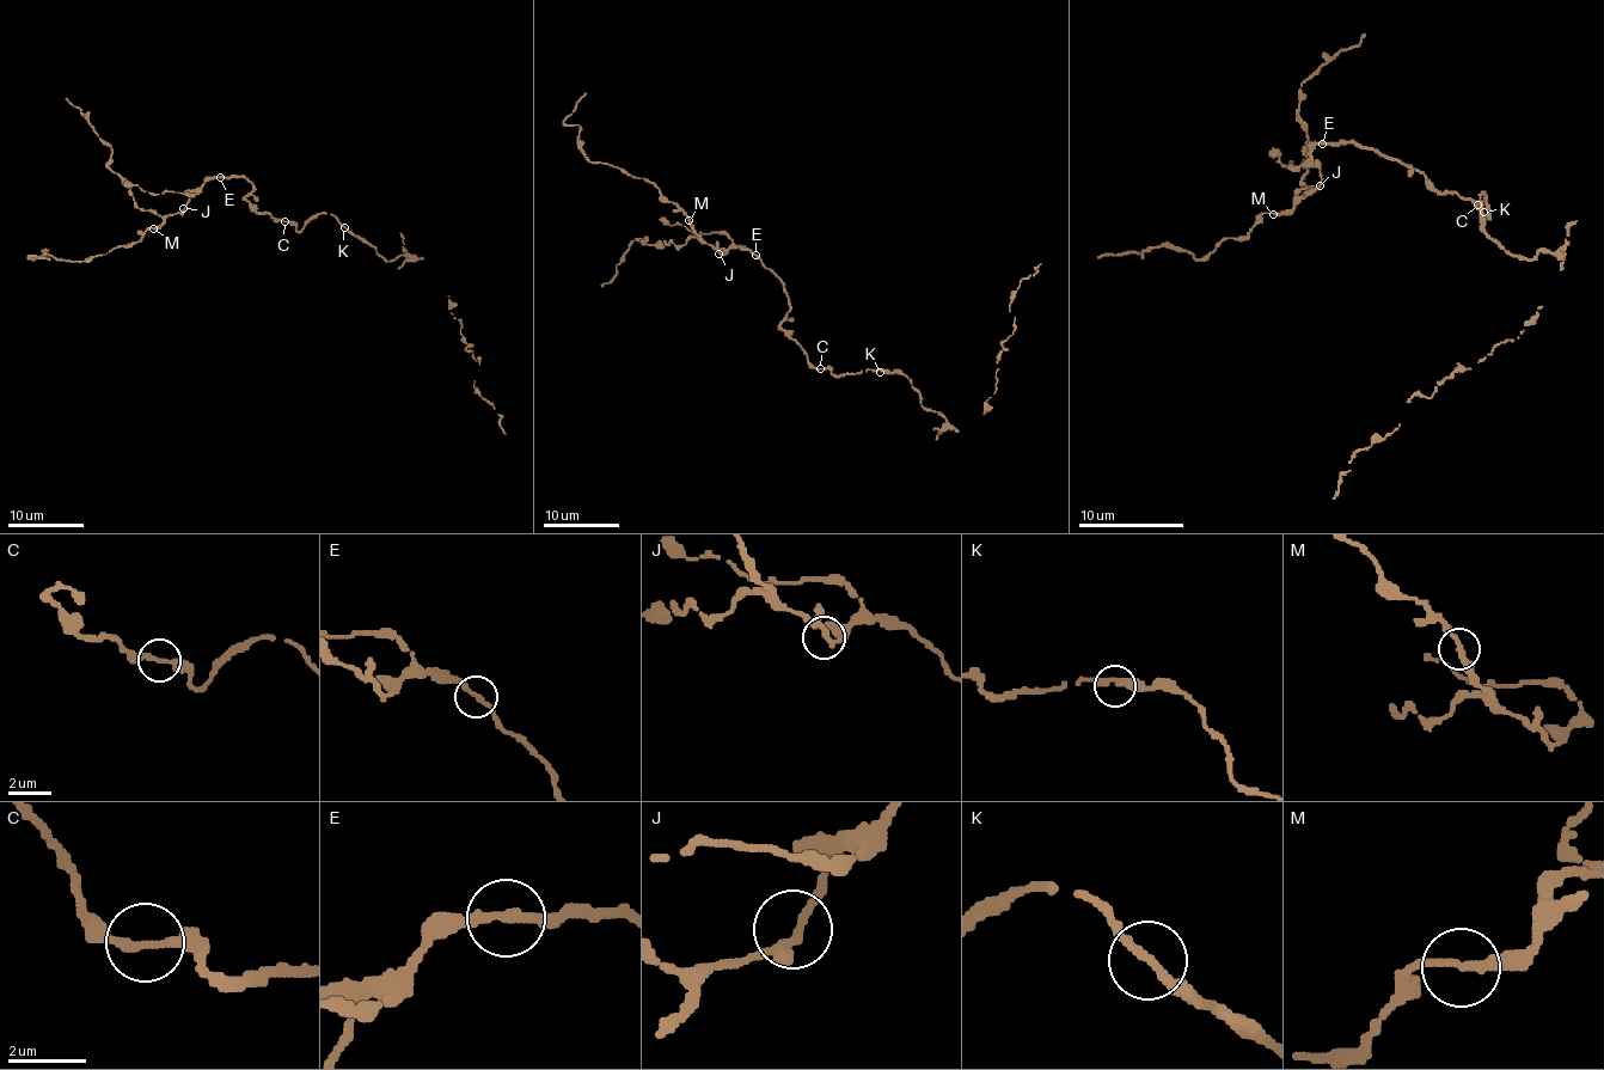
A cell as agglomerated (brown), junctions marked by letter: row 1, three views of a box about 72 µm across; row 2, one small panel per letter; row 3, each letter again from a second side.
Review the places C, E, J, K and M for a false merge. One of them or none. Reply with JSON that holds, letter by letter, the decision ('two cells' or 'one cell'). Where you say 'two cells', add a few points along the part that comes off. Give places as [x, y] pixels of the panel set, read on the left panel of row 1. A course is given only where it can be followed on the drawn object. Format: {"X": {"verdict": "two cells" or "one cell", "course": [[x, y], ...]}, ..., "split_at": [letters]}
{"C": {"verdict": "one cell"}, "E": {"verdict": "one cell"}, "J": {"verdict": "one cell"}, "K": {"verdict": "one cell"}, "M": {"verdict": "one cell"}, "split_at": []}

